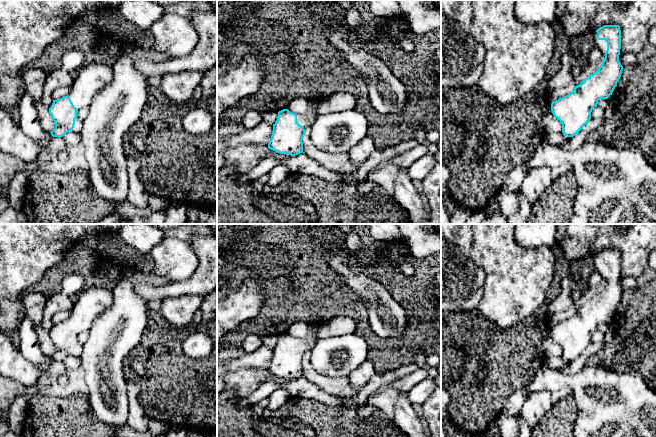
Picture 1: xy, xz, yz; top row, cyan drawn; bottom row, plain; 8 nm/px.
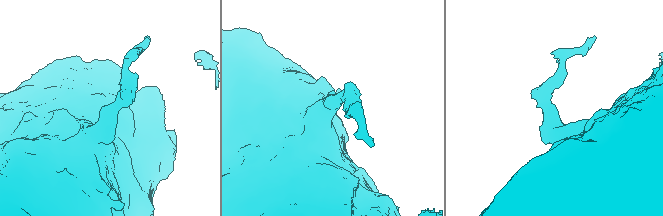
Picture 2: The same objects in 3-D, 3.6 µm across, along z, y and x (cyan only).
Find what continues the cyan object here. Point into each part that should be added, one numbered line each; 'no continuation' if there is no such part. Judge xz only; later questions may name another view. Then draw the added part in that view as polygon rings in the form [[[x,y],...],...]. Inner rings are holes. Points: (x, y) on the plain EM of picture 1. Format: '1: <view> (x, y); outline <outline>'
1: xz (306, 344); outline [[[311,324],[309,328],[309,334],[306,338],[297,338],[297,346],[305,352],[311,351],[316,341],[319,339],[318,336],[319,324]]]

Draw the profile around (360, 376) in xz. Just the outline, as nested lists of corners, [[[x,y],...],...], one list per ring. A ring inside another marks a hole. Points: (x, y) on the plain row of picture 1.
[[[367,360],[349,375],[349,383],[356,390],[361,390],[375,375],[373,364]]]

